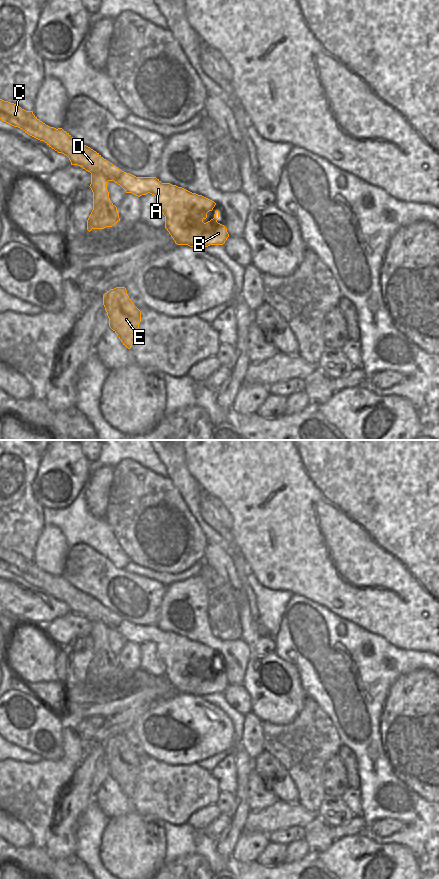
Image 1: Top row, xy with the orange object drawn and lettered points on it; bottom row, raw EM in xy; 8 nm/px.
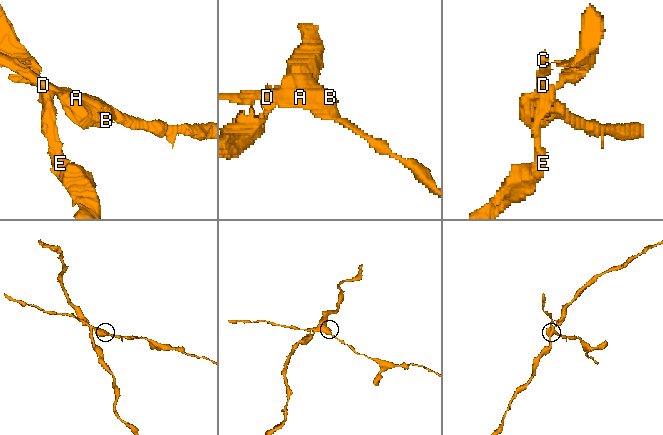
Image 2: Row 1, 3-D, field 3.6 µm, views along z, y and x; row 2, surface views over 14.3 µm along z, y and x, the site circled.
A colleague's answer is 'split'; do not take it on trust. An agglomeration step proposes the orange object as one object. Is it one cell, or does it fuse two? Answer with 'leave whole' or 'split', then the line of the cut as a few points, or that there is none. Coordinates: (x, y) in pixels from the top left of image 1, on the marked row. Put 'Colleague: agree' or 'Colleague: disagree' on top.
Colleague: agree
split; cut in xy along (91, 172), (101, 172), (109, 180)

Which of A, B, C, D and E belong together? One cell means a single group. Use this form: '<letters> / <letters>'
A B C D / E

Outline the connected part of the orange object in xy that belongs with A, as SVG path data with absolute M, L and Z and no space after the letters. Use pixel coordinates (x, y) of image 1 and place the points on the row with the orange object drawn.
M2 99L0 119L66 155L71 165L78 165L90 173L102 173L109 181L120 185L126 193L138 197L148 193L154 195L165 216L165 228L177 245L203 249L210 245L223 245L229 237L227 228L217 222L217 210L213 219L203 222L207 213L215 207L214 201L182 187L162 183L156 177L136 177L126 173L90 147L76 141L62 128L50 127L40 121L33 111L26 111Z

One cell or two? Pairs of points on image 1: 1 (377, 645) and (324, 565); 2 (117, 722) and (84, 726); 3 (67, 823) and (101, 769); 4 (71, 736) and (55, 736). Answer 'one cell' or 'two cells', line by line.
1: two cells
2: one cell
3: two cells
4: two cells

